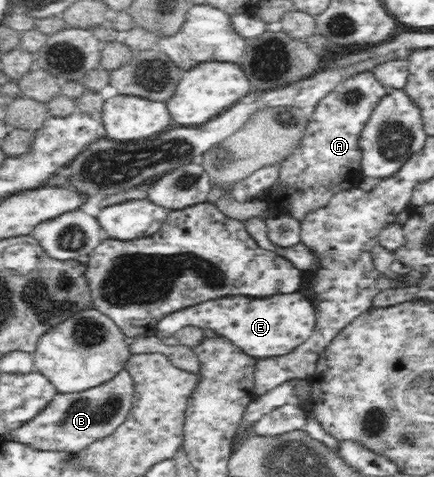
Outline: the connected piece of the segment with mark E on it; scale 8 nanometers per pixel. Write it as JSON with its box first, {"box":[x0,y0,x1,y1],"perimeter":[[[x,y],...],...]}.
{"box":[155,292,316,359],"perimeter":[[[300,292],[290,294],[274,295],[266,298],[249,298],[247,296],[227,296],[206,301],[193,307],[175,311],[160,319],[155,326],[155,336],[160,339],[173,336],[175,332],[183,327],[193,326],[203,329],[212,329],[215,333],[232,341],[240,347],[247,355],[255,359],[269,359],[282,356],[292,352],[299,344],[305,343],[312,336],[315,329],[316,312],[311,301],[305,299]]]}

